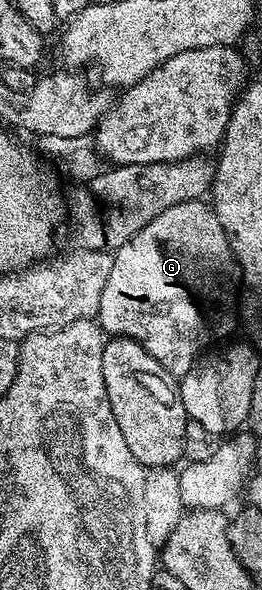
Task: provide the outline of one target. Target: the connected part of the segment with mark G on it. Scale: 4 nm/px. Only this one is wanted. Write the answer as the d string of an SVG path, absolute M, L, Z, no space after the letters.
M204 200L175 204L174 207L167 208L160 216L155 216L154 220L146 224L137 235L130 237L126 244L114 250L114 268L110 268L106 288L102 288L102 304L98 321L105 335L129 338L142 344L142 348L146 348L146 352L150 352L150 356L154 356L154 360L158 360L158 364L166 368L166 372L170 372L179 380L186 376L186 372L190 372L192 365L201 357L200 349L211 340L212 334L224 338L231 332L232 301L236 298L236 286L238 290L238 263L233 255L232 245L228 242L228 233L222 228L222 224L218 224L215 209Z

